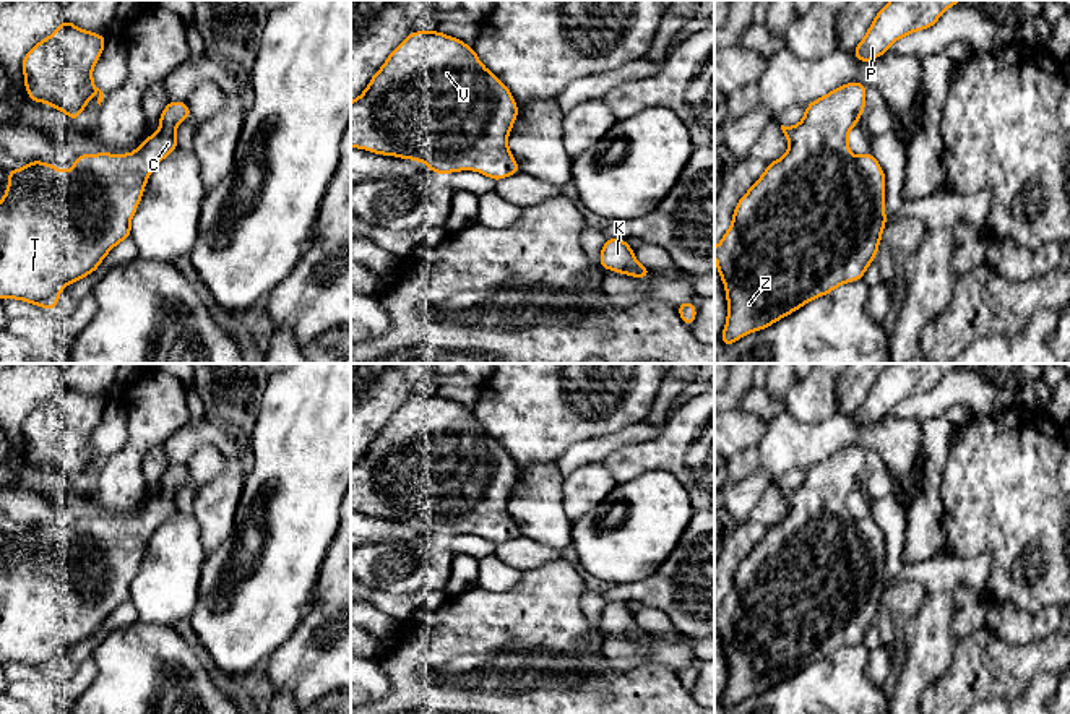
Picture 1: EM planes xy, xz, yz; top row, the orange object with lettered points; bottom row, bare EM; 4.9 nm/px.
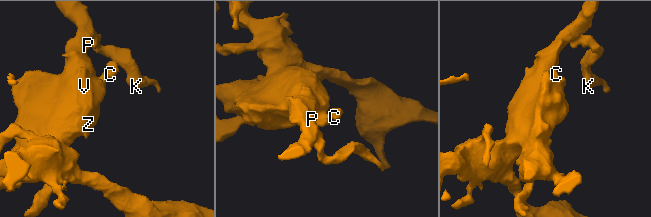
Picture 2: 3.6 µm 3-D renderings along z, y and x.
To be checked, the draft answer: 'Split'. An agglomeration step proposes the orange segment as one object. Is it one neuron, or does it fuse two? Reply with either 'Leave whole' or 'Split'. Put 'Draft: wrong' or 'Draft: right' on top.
Draft: wrong
Leave whole

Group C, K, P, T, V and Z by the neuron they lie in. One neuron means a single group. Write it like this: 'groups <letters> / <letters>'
groups C K P T V Z

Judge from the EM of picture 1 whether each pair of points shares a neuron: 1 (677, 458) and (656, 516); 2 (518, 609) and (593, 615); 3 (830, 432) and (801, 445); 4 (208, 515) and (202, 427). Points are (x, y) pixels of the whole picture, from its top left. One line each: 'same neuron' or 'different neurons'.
1: different neurons
2: different neurons
3: same neuron
4: same neuron

